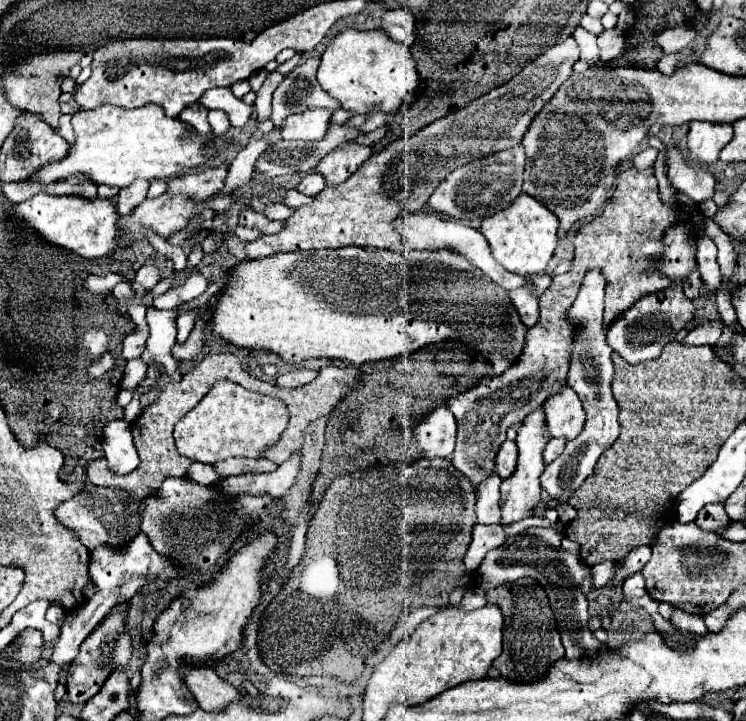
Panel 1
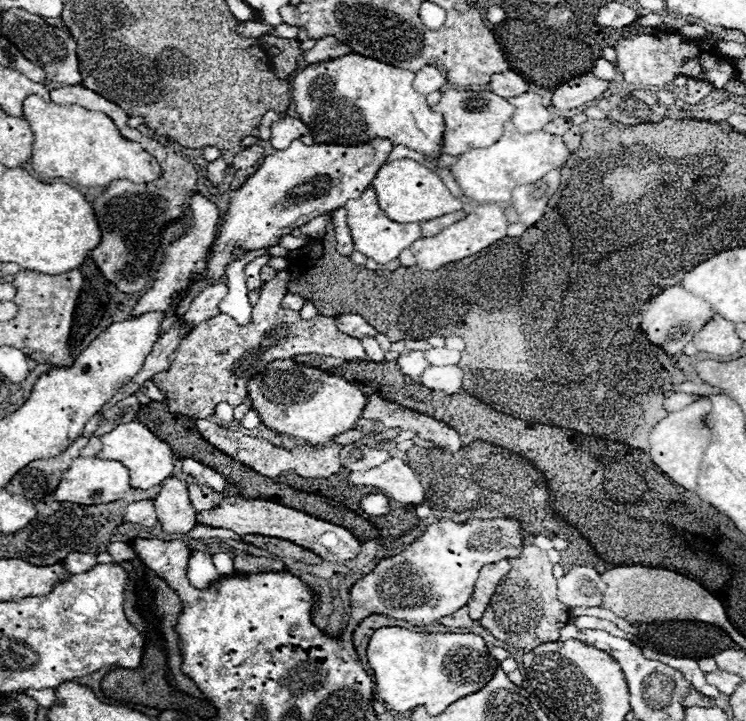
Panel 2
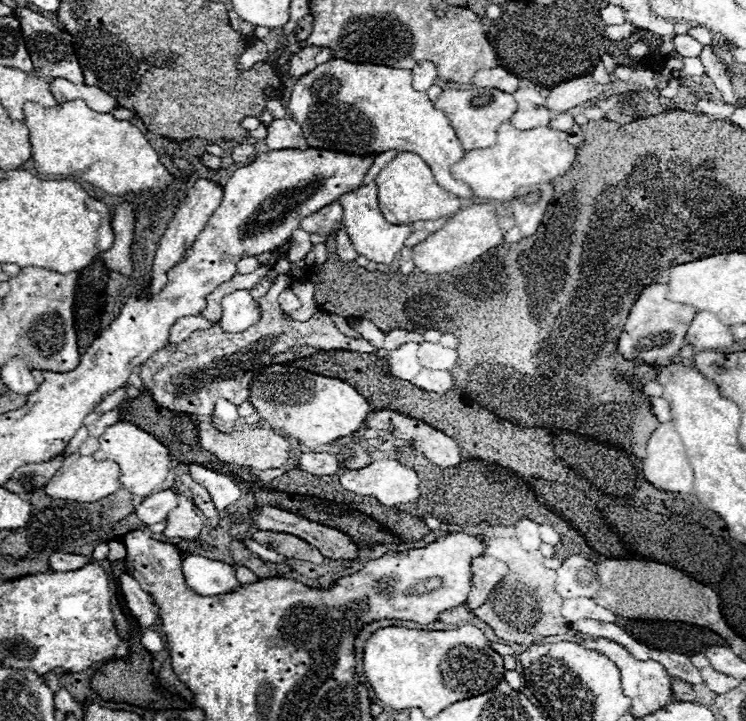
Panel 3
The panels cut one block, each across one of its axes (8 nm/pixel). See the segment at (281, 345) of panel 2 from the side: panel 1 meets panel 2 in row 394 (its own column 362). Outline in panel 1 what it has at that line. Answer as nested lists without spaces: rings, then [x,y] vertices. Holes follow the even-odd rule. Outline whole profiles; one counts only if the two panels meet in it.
[[[572,36],[550,46],[534,62],[528,62],[510,82],[476,98],[466,108],[456,110],[430,126],[422,128],[408,140],[396,140],[382,152],[372,154],[344,184],[322,190],[310,206],[298,208],[286,222],[288,226],[274,236],[260,236],[246,246],[248,258],[262,258],[278,252],[302,252],[320,248],[372,246],[400,250],[402,242],[392,228],[392,220],[420,210],[430,192],[452,170],[476,158],[498,150],[516,148],[522,142],[532,118],[550,102],[558,86],[570,78],[580,48]]]

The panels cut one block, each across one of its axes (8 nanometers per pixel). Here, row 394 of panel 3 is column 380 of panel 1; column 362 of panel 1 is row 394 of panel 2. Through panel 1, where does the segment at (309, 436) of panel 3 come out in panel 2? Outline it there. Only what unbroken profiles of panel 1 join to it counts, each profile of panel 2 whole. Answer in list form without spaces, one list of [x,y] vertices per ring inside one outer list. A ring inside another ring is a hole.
[[[296,360],[272,362],[264,372],[260,372],[258,376],[254,376],[248,382],[248,396],[252,398],[252,408],[260,414],[260,420],[264,426],[268,426],[270,430],[274,430],[278,434],[302,438],[312,446],[328,444],[334,436],[338,436],[346,430],[352,430],[356,426],[356,420],[362,416],[362,410],[366,404],[366,396],[354,384],[350,384],[338,376],[330,376],[318,368],[298,364]]]

